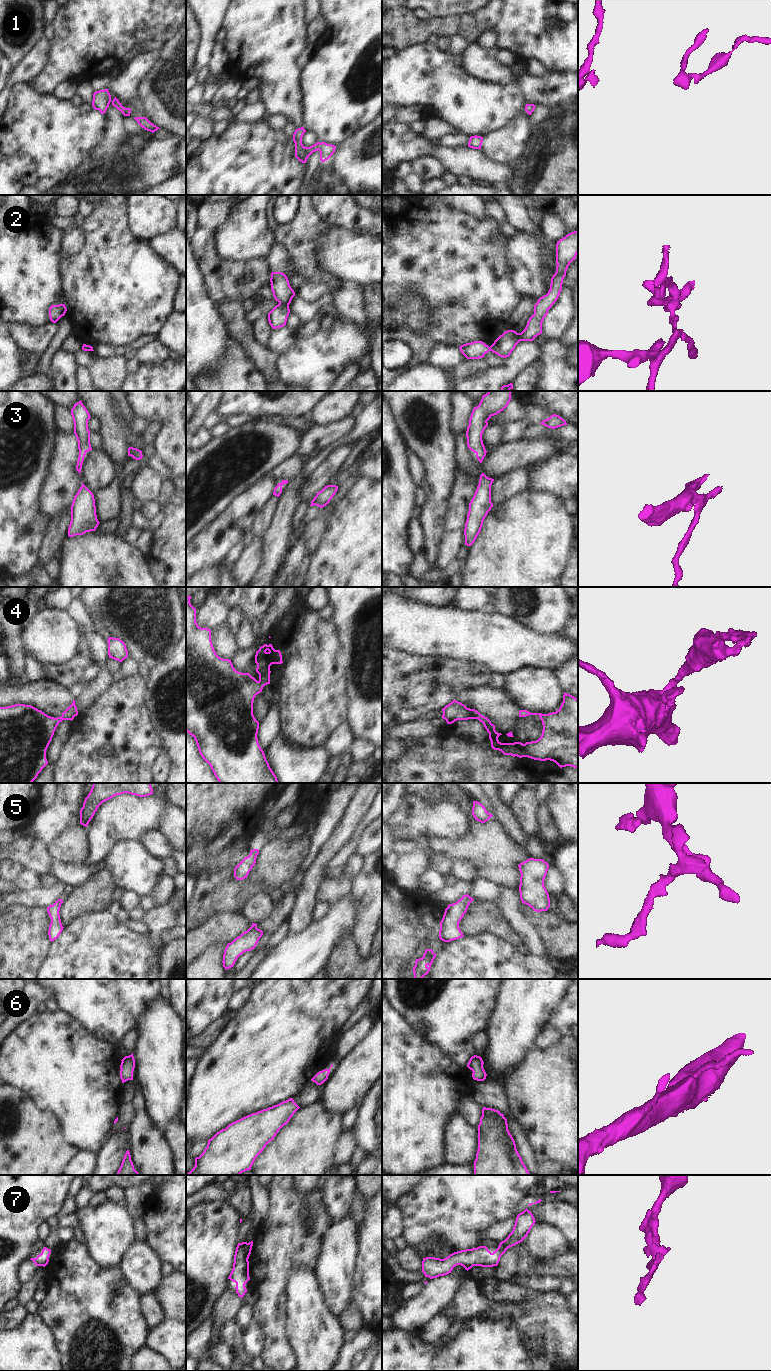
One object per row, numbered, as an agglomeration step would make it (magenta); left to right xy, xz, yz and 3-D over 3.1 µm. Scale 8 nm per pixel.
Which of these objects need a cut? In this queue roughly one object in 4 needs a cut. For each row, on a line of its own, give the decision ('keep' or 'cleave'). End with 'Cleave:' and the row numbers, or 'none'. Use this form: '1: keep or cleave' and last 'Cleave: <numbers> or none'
1: keep
2: cleave
3: keep
4: keep
5: keep
6: keep
7: keep
Cleave: 2

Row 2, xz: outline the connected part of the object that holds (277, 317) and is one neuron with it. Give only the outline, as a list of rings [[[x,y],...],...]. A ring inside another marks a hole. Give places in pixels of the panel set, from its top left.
[[[279,303],[268,313],[269,324],[273,329],[285,326],[289,313],[289,305]]]

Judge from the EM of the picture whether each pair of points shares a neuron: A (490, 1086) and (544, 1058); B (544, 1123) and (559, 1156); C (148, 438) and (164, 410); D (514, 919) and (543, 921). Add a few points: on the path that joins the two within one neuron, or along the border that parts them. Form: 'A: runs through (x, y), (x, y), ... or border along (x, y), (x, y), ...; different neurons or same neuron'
A: border along (505, 1079), (505, 1096), (508, 1102); different neurons
B: runs through (552, 1131), (559, 1138), (559, 1148); same neuron
C: border along (155, 431), (155, 437), (151, 443); different neurons
D: border along (527, 919), (537, 930), (542, 940); different neurons

